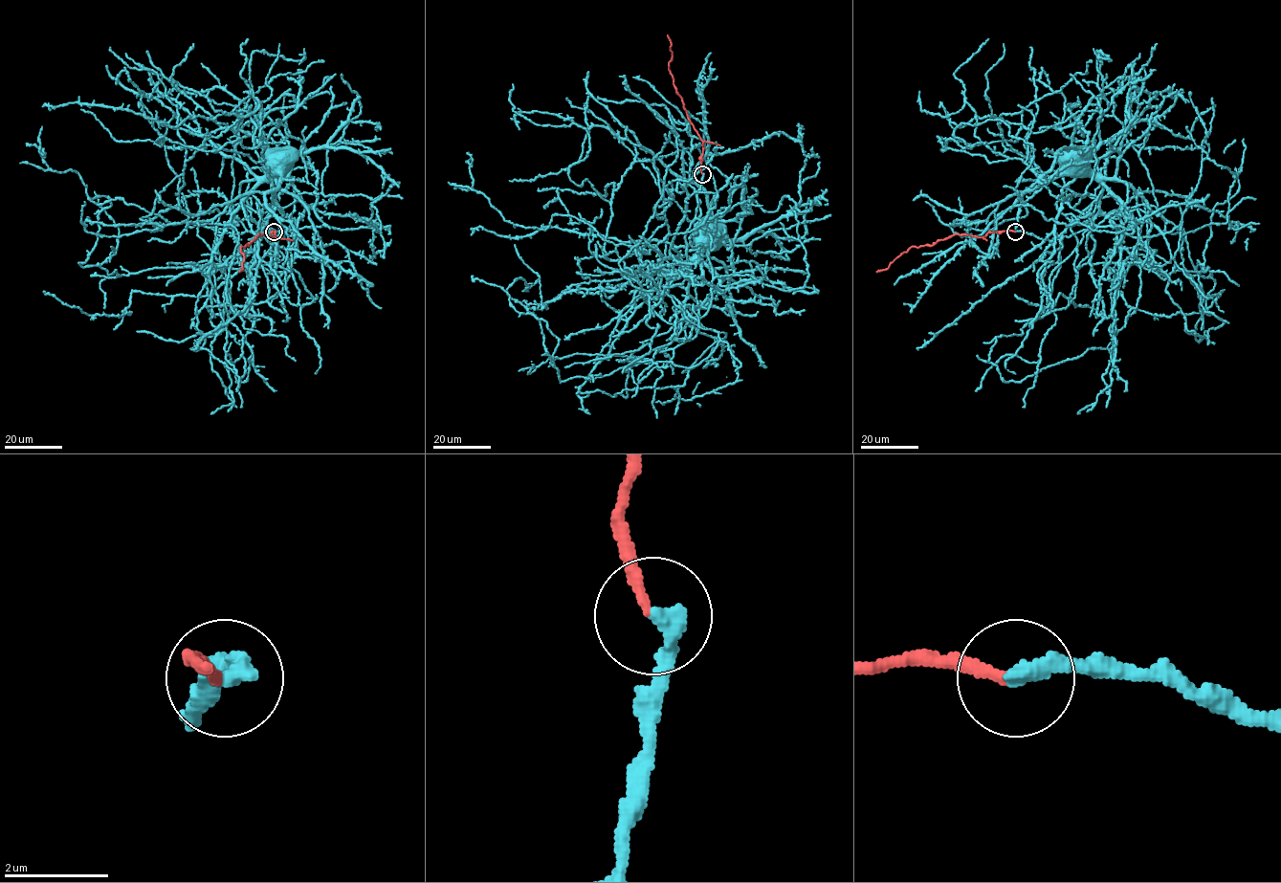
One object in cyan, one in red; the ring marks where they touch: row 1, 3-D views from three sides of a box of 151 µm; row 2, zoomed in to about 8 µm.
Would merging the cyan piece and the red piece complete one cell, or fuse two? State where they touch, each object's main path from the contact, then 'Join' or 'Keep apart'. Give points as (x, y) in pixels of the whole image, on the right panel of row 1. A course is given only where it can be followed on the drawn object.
Place: (1015, 231). Course of cyan: (1015, 231), (1060, 239), (1095, 227), (1125, 208), (1148, 207), (1122, 182), (1070, 176), (1061, 166), (1062, 161). Course of red: (1015, 231), (989, 232), (982, 236), (957, 234), (932, 245), (912, 246), (887, 269), (876, 272). Keep apart

